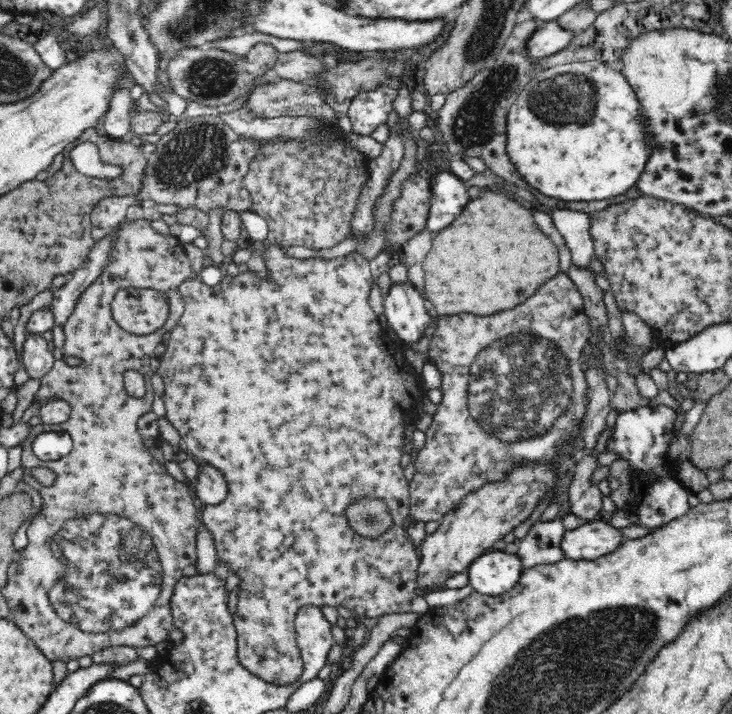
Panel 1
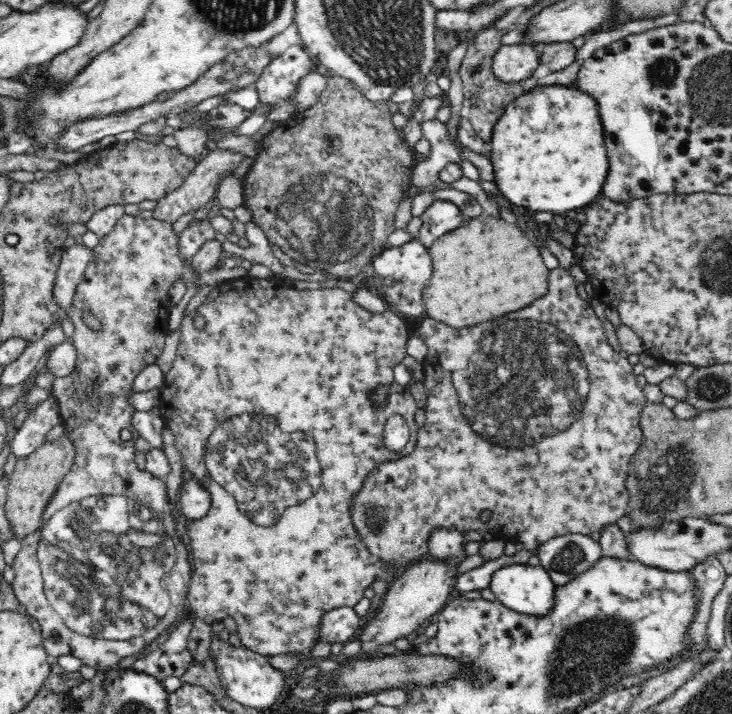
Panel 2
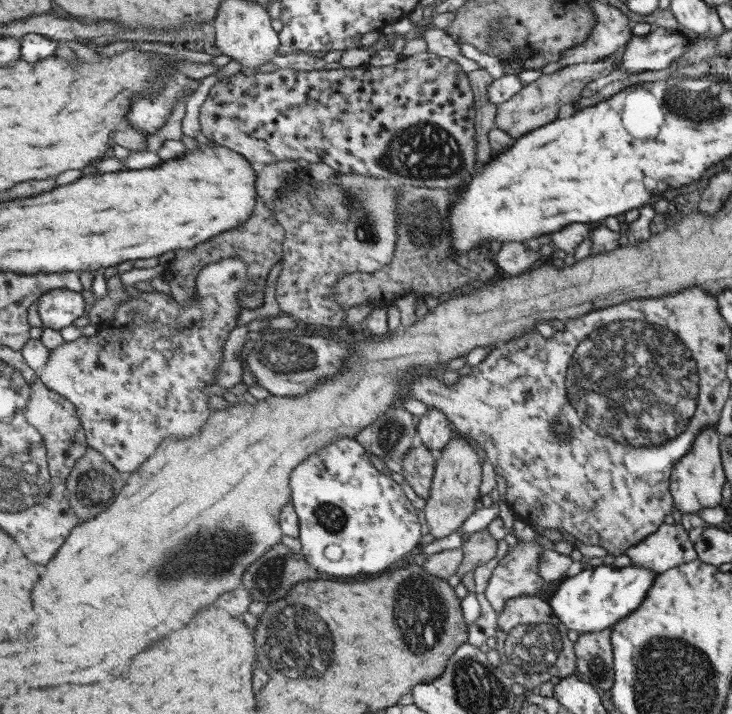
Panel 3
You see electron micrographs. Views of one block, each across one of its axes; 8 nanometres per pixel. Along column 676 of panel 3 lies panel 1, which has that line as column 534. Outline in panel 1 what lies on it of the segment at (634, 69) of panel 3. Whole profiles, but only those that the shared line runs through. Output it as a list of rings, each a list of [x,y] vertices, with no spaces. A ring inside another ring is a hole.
[[[558,22],[538,24],[538,30],[528,40],[528,56],[534,60],[554,58],[562,50],[568,50],[574,42],[574,34],[558,26]]]

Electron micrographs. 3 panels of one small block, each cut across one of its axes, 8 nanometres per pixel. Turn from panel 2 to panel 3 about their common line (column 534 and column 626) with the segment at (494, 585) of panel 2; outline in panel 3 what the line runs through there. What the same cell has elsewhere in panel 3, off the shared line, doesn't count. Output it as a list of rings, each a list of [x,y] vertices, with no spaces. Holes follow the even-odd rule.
[[[603,564],[597,568],[587,568],[573,578],[563,578],[557,590],[549,596],[547,604],[567,632],[573,630],[581,636],[611,630],[611,626],[629,616],[643,602],[647,590],[651,590],[651,584],[655,582],[655,576],[657,572],[633,566],[615,568],[611,564]]]

